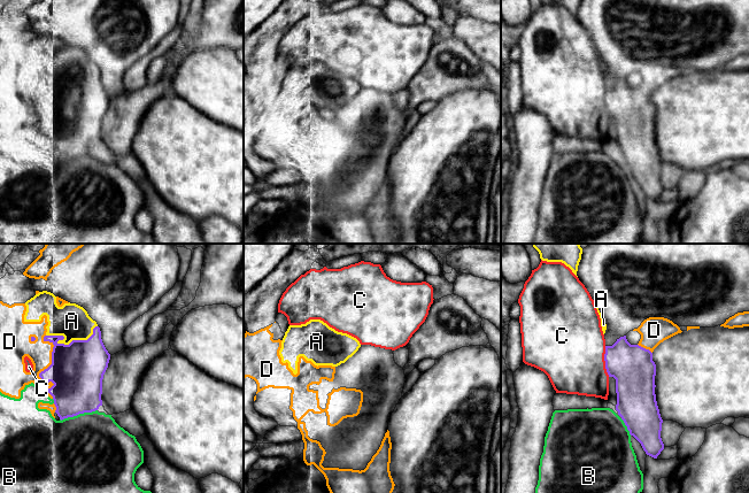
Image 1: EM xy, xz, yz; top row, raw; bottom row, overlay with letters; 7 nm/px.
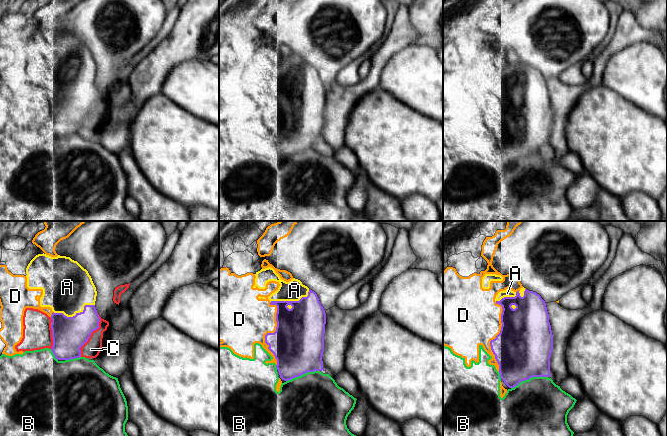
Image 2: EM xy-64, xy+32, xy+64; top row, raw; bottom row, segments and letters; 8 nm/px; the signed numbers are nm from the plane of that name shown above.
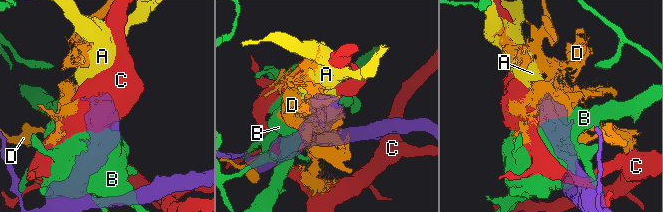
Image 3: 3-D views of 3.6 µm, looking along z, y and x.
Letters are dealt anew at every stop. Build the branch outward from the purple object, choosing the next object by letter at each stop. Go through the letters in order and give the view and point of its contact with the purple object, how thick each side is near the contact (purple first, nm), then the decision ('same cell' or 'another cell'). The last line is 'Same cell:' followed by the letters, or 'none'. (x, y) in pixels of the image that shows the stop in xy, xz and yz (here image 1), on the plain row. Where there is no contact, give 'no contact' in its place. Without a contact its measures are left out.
A: contact xy (67, 87); calibres 380 and 240 nm; same cell
B: contact xy (78, 156); calibres 340 and 500 nm; another cell
C: contact yz (604, 102); calibres 300 and 480 nm; another cell
D: contact xy (45, 112); calibres 380 and 190 nm; another cell
Same cell: A

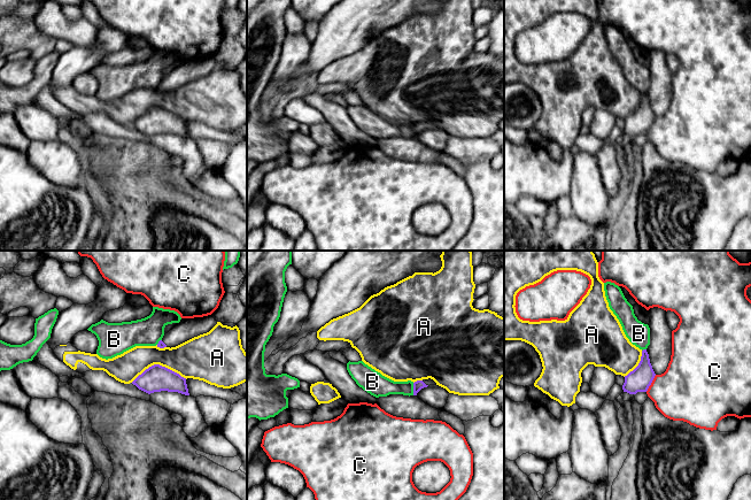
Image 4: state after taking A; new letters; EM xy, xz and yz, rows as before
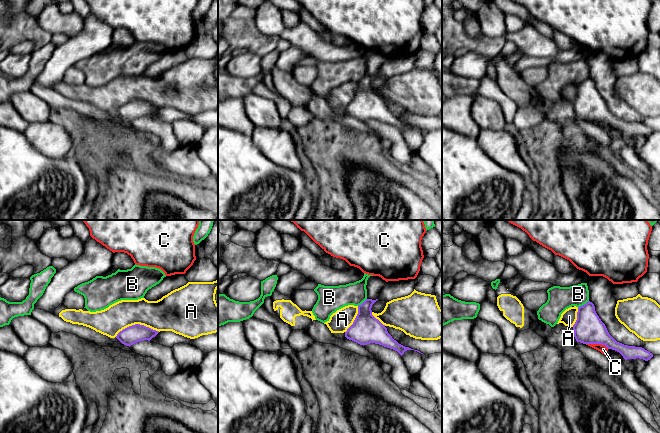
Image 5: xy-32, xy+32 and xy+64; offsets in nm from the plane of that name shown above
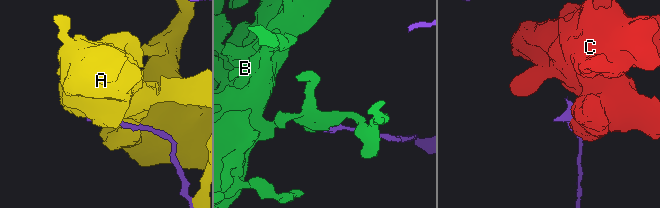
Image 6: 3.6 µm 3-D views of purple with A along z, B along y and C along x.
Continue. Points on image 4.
A: contact xy (159, 107); calibres 190 and 280 nm; another cell
B: contact xz (413, 131); calibres 70 and 160 nm; another cell
C: contact yz (651, 124); calibres 160 and 400 nm; another cell
Same cell: none

